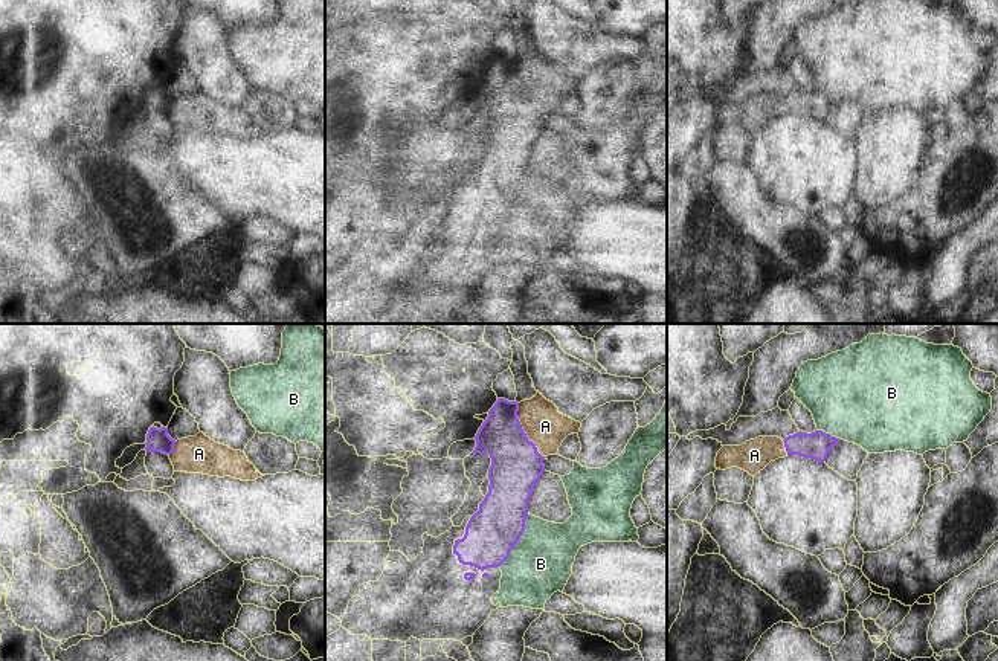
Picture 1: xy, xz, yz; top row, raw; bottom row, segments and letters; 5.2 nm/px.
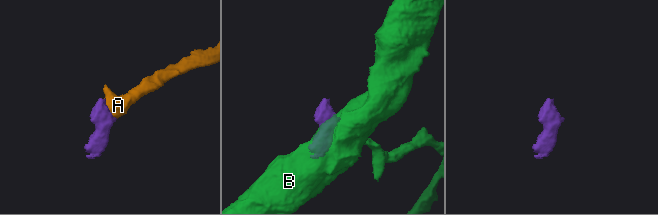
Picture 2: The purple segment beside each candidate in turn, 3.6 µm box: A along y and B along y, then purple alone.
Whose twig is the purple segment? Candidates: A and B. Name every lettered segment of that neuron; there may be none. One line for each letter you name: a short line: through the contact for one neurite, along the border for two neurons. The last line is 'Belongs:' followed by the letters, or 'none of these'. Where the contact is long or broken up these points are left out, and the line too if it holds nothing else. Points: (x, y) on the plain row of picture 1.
A: line xz (516, 124), (516, 95), (522, 89), (545, 84)
Belongs: A

